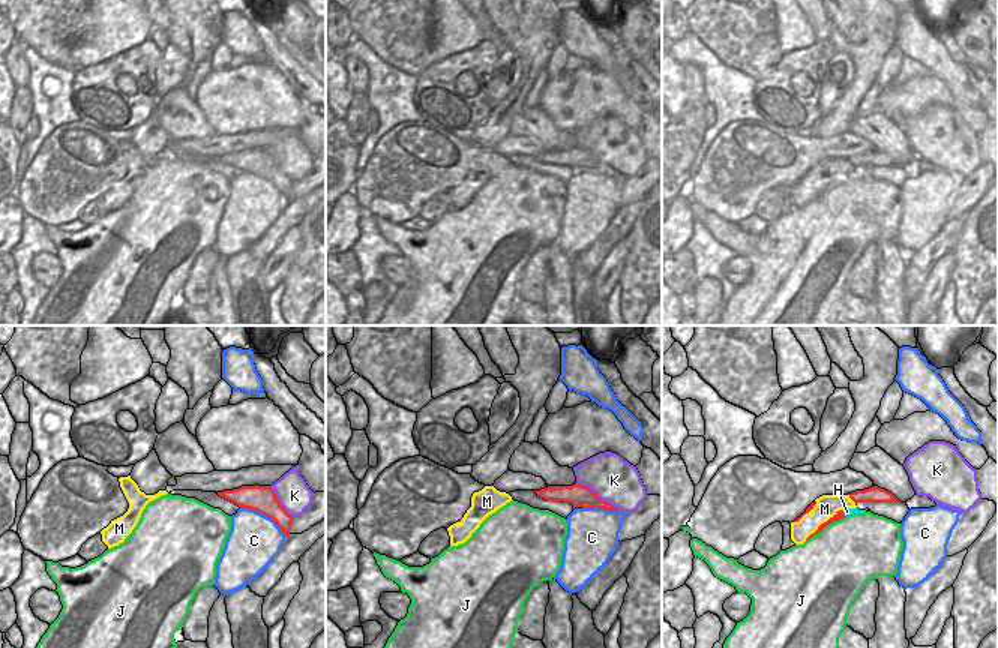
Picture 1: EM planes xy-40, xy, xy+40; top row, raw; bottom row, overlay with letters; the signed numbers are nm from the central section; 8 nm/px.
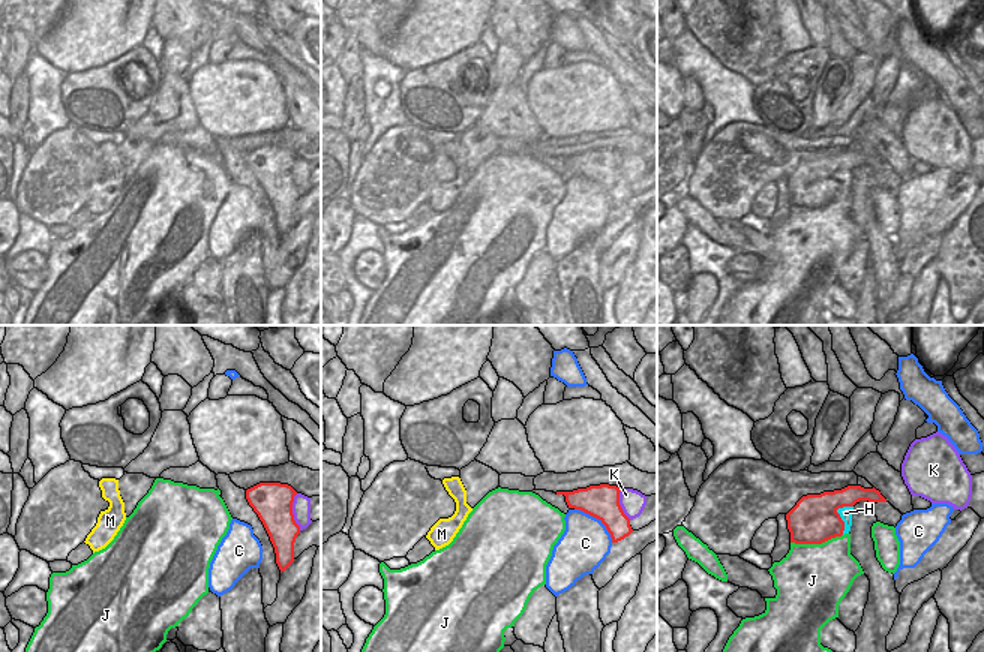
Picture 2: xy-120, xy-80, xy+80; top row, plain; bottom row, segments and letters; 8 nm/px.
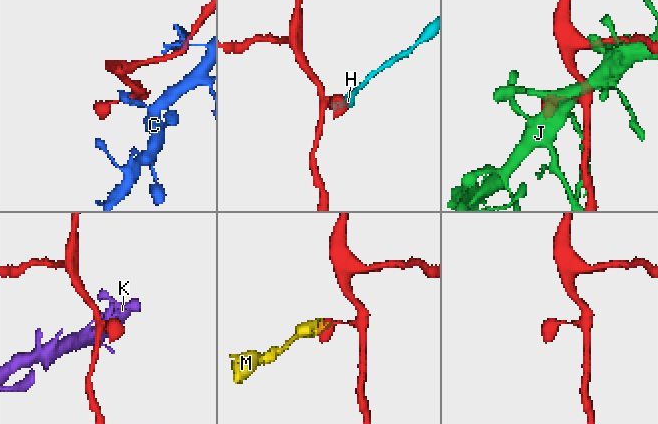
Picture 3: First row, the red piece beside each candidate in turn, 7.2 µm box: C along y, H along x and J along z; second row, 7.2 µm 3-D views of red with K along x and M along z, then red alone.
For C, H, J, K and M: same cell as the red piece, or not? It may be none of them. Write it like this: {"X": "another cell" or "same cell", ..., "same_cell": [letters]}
{"C": "another cell", "H": "another cell", "J": "another cell", "K": "another cell", "M": "another cell", "same_cell": []}

